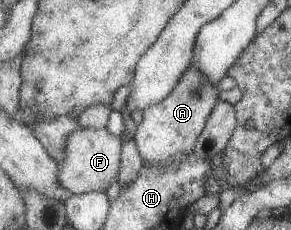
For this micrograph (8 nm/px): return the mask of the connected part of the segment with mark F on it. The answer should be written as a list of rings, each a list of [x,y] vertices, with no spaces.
[[[91,128],[75,130],[67,140],[65,158],[59,164],[59,183],[74,194],[88,192],[106,192],[115,180],[119,180],[122,165],[122,136],[111,134],[107,128],[91,130]]]

